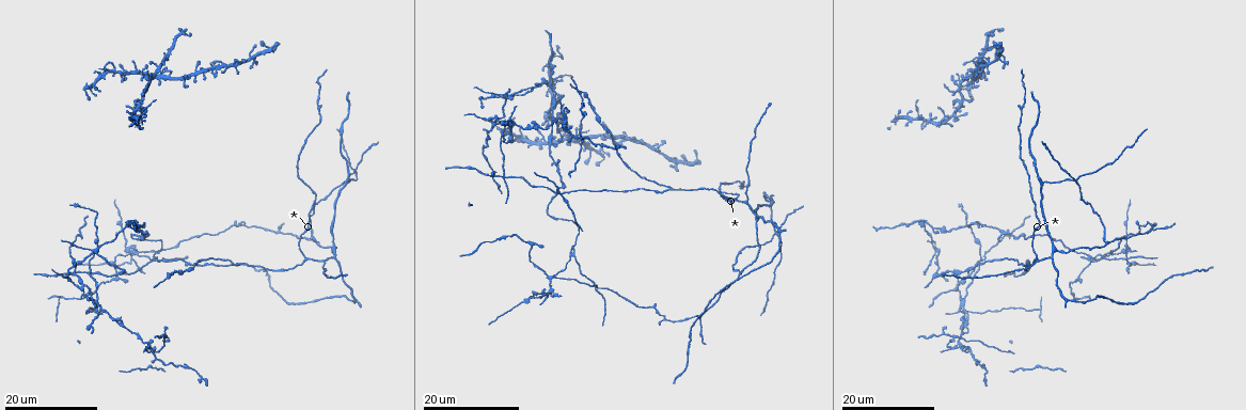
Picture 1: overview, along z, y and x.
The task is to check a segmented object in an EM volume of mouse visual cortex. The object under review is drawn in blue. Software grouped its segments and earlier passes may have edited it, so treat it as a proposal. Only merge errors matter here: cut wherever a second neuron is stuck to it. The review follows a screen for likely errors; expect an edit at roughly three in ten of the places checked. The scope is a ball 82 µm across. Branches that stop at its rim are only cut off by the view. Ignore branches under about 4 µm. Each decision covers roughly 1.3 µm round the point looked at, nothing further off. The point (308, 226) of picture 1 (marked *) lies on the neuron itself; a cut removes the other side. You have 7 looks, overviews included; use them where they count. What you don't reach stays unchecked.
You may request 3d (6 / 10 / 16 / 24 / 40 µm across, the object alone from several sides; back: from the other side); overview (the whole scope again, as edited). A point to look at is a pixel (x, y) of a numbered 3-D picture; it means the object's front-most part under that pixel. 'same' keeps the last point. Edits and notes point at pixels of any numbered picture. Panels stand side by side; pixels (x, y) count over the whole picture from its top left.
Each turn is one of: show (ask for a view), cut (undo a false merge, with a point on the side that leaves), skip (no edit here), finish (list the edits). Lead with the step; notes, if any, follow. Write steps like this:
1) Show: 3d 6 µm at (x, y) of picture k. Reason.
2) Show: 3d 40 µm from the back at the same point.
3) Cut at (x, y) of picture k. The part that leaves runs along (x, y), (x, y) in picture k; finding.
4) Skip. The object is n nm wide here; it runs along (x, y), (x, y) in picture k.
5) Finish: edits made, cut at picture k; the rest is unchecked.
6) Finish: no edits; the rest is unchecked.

Show: 3d 16 µm at (325, 259) of picture 1. Small branch off a trunk.

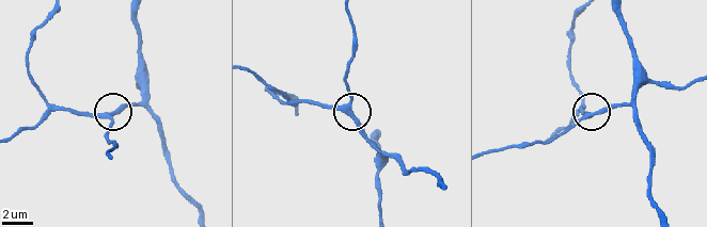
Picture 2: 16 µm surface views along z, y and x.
Show: 3d 6 µm at (348, 107) of picture 2. Closer look.

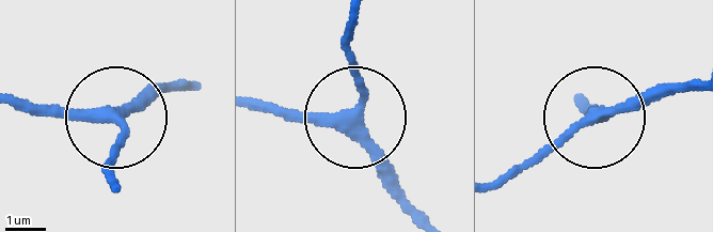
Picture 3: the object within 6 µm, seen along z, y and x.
Skip. The object is 270 nm wide here; all the same neuron.

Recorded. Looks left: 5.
Show: 3d 24 µm at (756, 219) of picture 1.

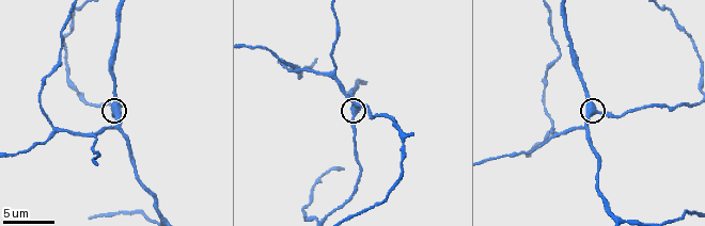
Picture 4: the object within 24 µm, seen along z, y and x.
Show: 3d 6 µm at (594, 110) of picture 4.

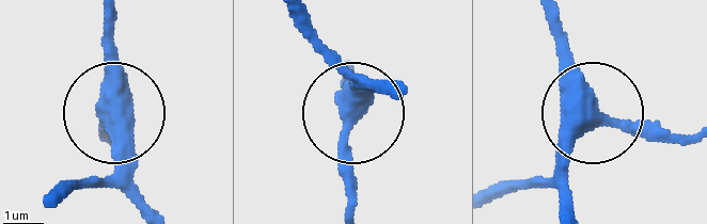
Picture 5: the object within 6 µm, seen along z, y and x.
Skip. One neuron here.

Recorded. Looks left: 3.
Show: 3d 24 µm at (771, 206) of picture 1. A fork.

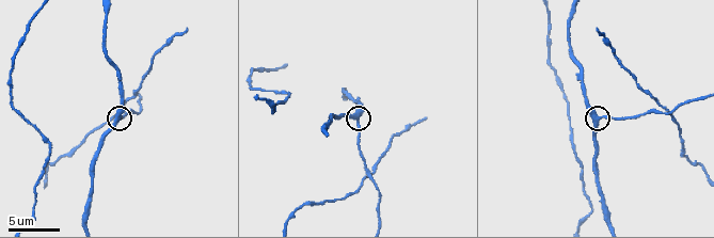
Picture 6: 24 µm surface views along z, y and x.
Show: 3d 6 µm at (597, 116) of picture 6.

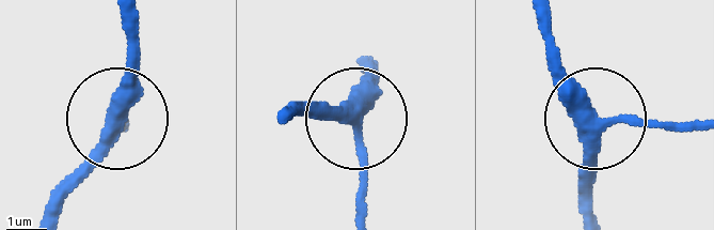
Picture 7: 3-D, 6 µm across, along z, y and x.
Skip. 3 arms meet here; it runs along (43, 214), (111, 122), (131, 44) in picture 7; continuous, no second neuron.

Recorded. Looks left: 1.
Finish: no edits; the rest is unchecked.

